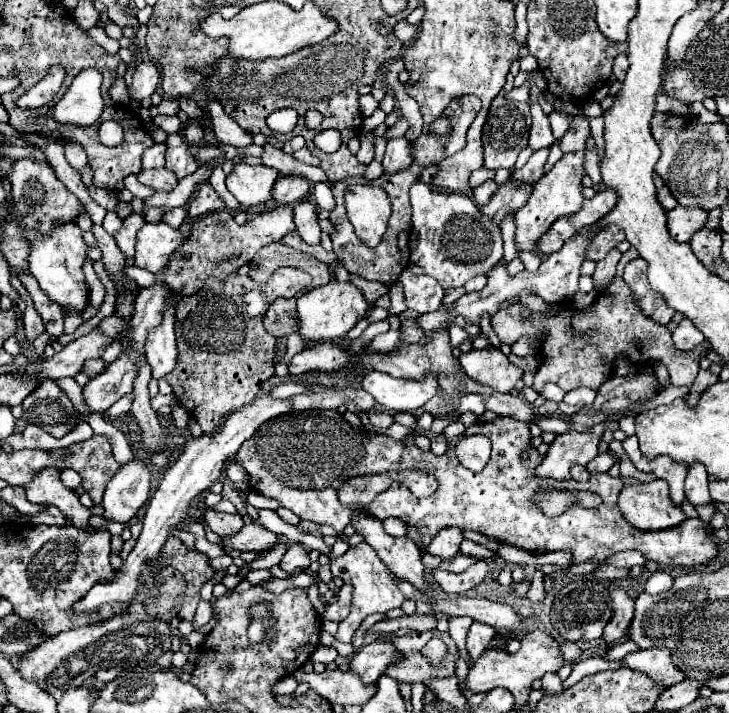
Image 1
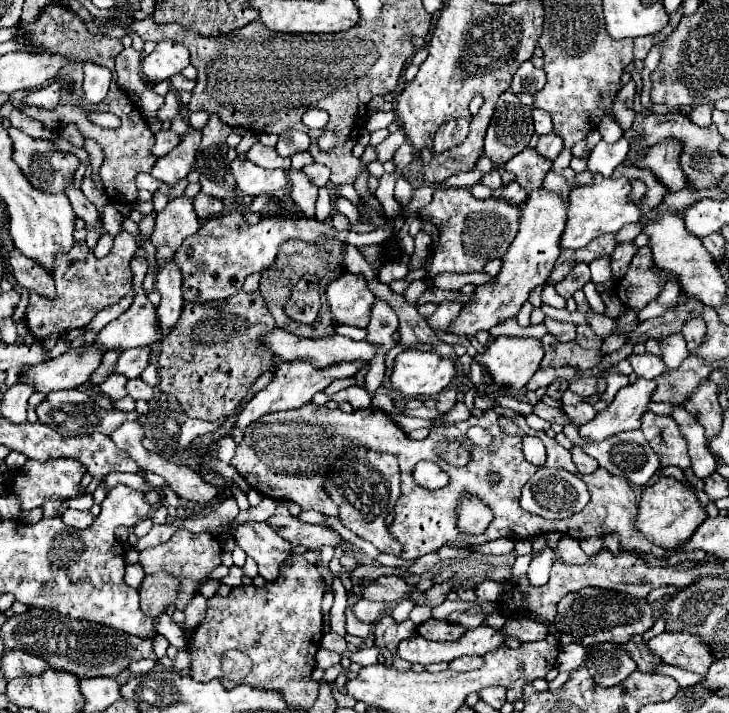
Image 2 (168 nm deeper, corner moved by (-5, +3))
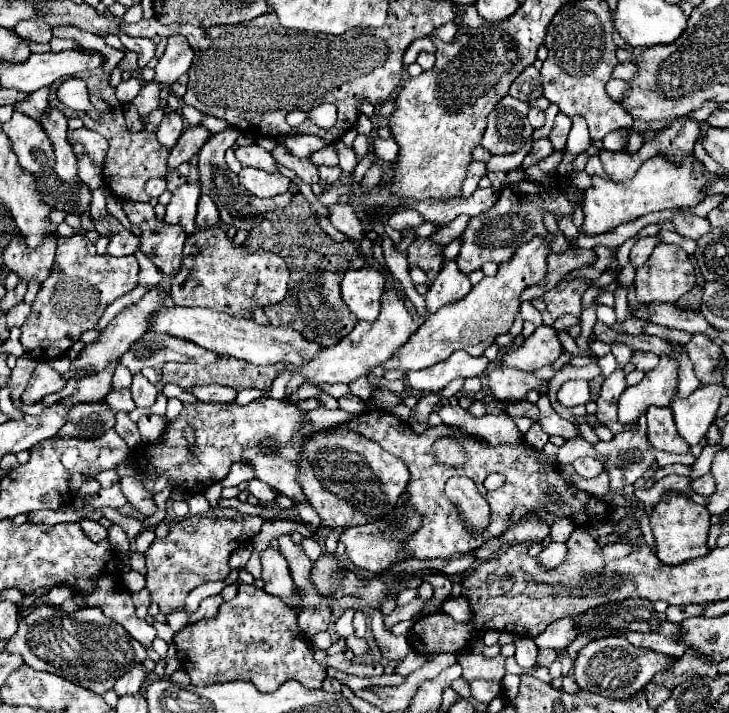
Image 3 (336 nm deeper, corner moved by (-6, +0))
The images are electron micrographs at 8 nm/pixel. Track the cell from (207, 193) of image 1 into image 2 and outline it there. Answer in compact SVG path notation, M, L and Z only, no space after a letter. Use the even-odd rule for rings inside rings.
M198 193L194 197L194 211L200 219L218 215L218 213L222 213L222 209L224 209L224 203L220 203L220 199L212 199L210 195L204 195L204 193Z

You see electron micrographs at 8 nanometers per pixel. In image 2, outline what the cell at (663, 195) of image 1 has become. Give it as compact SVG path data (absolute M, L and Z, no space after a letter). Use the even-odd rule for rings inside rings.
M664 141L656 143L648 149L644 159L636 161L636 167L648 167L652 173L668 187L668 191L678 191L688 187L686 175L680 169L680 141Z

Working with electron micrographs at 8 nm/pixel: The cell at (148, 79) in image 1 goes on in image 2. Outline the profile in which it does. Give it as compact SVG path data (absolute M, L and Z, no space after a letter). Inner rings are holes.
M164 39L156 45L154 53L144 57L142 71L152 81L166 81L172 75L180 73L188 65L190 65L188 49L182 43L176 43L172 39Z

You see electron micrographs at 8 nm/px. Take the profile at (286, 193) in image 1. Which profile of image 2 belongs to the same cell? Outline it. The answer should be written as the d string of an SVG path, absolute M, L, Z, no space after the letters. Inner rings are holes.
M312 163L312 165L304 167L304 171L308 173L310 181L316 183L316 187L324 187L324 185L330 181L330 171L328 171L328 167L324 167L324 165L320 165L320 163Z

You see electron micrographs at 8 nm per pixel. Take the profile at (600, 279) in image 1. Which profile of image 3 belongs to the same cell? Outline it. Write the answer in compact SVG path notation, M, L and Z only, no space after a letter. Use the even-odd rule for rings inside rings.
M647 236L647 238L637 240L637 244L631 248L631 254L629 254L631 264L633 264L635 268L639 268L641 264L645 264L647 258L651 256L651 252L653 252L653 248L655 248L657 244L659 244L657 236Z

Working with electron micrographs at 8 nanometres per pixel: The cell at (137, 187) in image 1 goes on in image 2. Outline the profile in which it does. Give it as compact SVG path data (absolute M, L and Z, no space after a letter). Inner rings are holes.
M140 173L138 177L136 177L136 185L138 185L138 189L140 191L150 191L150 193L156 193L158 191L158 187L162 185L162 181L158 181L158 179L154 179L150 173Z

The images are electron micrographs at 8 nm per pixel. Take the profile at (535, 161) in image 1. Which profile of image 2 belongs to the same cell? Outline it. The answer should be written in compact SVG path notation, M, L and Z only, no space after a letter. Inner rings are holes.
M548 133L548 135L542 135L542 137L540 137L536 149L538 149L544 157L548 157L550 161L554 161L554 159L558 157L558 153L564 149L564 141L562 141L556 133Z

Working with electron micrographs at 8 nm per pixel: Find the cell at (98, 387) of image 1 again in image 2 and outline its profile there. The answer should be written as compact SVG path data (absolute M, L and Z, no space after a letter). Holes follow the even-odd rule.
M130 379L126 385L126 391L132 399L142 399L142 401L154 399L154 389L150 385L146 385L142 379Z

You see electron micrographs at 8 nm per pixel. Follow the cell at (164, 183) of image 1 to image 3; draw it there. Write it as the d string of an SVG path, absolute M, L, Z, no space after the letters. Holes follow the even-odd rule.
M203 126L187 128L179 136L177 144L171 148L171 154L169 154L169 160L167 160L167 168L169 170L177 170L181 162L191 160L197 154L197 150L201 150L205 138L209 138L209 130L205 130Z

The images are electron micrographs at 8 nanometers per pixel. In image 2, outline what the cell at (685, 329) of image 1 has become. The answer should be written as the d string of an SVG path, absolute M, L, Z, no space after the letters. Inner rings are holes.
M696 317L692 321L688 321L682 329L682 335L688 343L688 351L696 351L696 347L700 347L700 343L704 341L704 331L706 331L706 323L702 321L702 317Z

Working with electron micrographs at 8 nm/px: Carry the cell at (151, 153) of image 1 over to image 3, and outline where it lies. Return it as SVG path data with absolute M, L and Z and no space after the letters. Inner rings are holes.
M171 114L171 116L165 116L165 120L159 124L157 140L161 142L161 146L171 148L181 136L181 132L183 132L183 118L179 114Z

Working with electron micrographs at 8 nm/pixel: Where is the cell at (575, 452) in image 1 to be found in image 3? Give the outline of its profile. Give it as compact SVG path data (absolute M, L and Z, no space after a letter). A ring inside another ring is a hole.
M661 356L657 370L645 374L637 386L623 390L619 398L619 422L631 426L649 406L669 406L669 398L677 388L677 364L669 356Z

